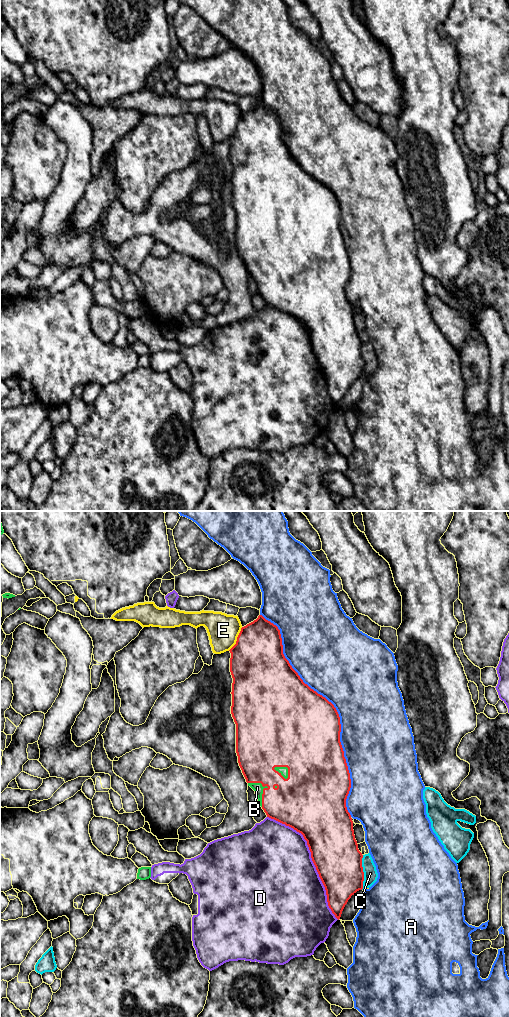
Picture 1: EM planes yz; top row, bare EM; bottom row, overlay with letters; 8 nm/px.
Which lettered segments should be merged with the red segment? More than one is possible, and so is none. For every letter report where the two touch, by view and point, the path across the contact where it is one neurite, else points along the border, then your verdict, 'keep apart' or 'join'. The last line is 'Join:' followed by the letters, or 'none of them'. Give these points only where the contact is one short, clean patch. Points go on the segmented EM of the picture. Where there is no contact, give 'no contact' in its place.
A: yz (336, 710) | keep apart
B: yz (263, 789) | join
C: yz (363, 872) | keep apart
D: yz (312, 860) | keep apart
E: yz (237, 639) | keep apart
Join: B

